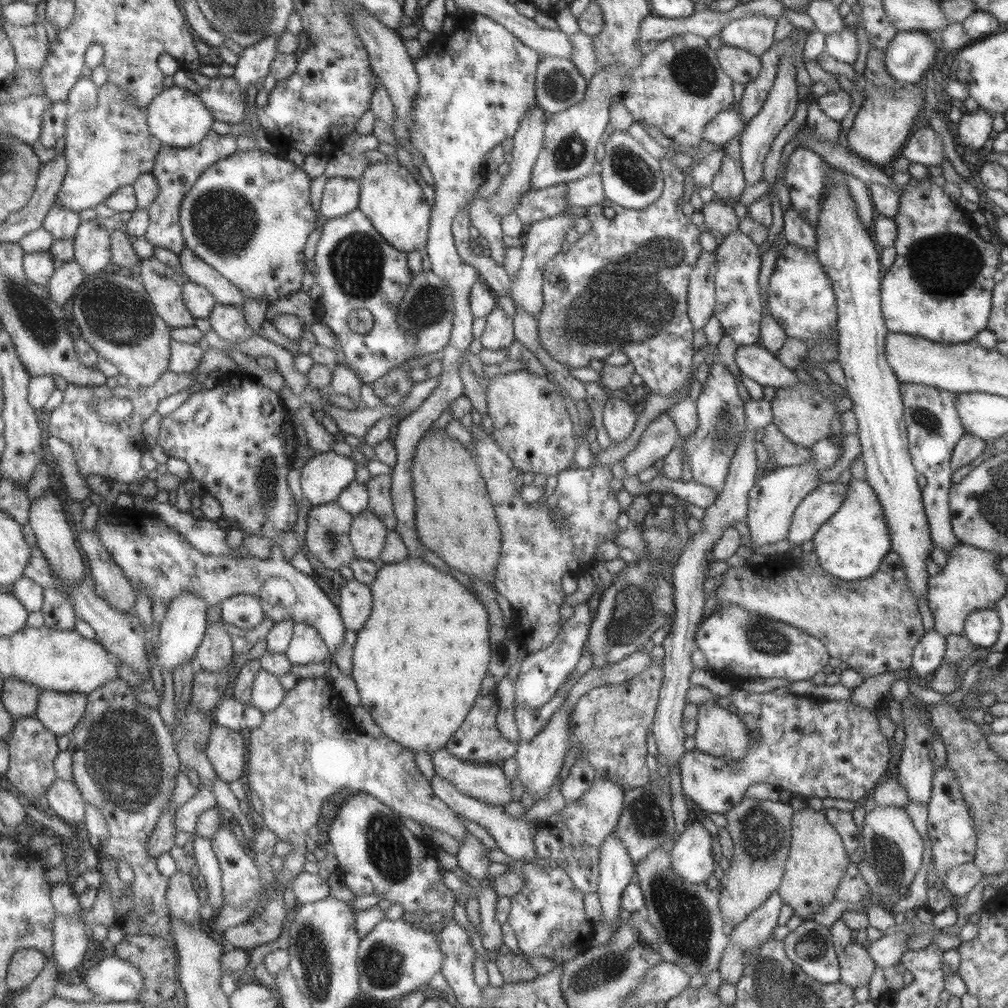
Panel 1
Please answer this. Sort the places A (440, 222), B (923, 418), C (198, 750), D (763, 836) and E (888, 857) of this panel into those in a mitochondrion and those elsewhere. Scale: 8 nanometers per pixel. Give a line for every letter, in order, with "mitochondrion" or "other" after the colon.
A: other
B: mitochondrion
C: other
D: mitochondrion
E: mitochondrion

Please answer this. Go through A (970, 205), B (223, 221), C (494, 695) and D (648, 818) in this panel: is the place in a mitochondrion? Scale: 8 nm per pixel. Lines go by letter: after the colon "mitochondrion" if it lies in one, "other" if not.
A: other
B: mitochondrion
C: other
D: mitochondrion

